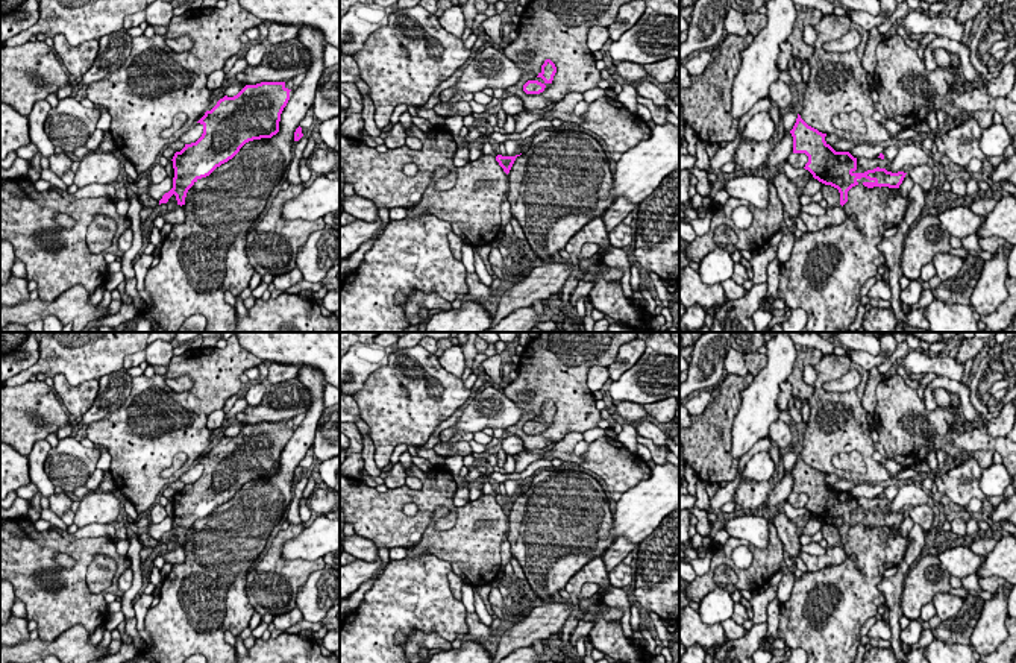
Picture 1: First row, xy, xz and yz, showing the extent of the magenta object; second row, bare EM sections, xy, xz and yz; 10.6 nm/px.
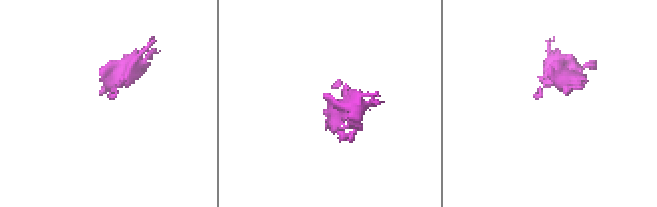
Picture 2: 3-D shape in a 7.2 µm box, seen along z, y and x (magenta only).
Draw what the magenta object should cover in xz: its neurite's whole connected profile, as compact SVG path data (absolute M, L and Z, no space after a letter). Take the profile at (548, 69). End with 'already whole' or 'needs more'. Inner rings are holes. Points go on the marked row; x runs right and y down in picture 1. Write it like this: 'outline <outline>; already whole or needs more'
outline M546 59L544 64L541 65L541 71L538 73L537 77L541 77L544 82L538 80L528 80L523 85L523 91L529 96L537 96L549 88L549 85L553 80L553 76L557 73L557 67L550 59Z; needs more

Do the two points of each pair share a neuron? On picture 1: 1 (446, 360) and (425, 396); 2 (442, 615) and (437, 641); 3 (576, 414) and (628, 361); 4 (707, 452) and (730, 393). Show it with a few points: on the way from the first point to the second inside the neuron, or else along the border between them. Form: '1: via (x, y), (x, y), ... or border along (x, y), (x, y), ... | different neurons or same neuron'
1: border along (437, 357), (437, 361), (445, 369), (460, 377) | different neurons
2: border along (407, 639), (420, 631), (439, 633), (451, 642) | different neurons
3: border along (619, 348), (614, 360), (607, 366) | different neurons
4: via (708, 437), (719, 408) | same neuron

